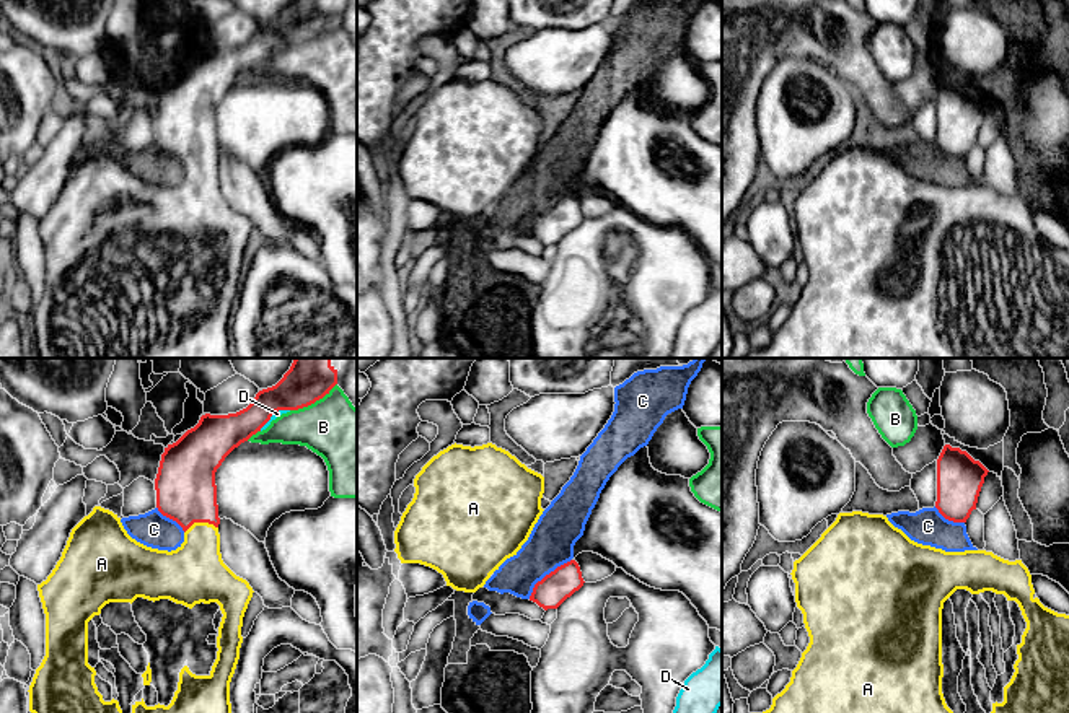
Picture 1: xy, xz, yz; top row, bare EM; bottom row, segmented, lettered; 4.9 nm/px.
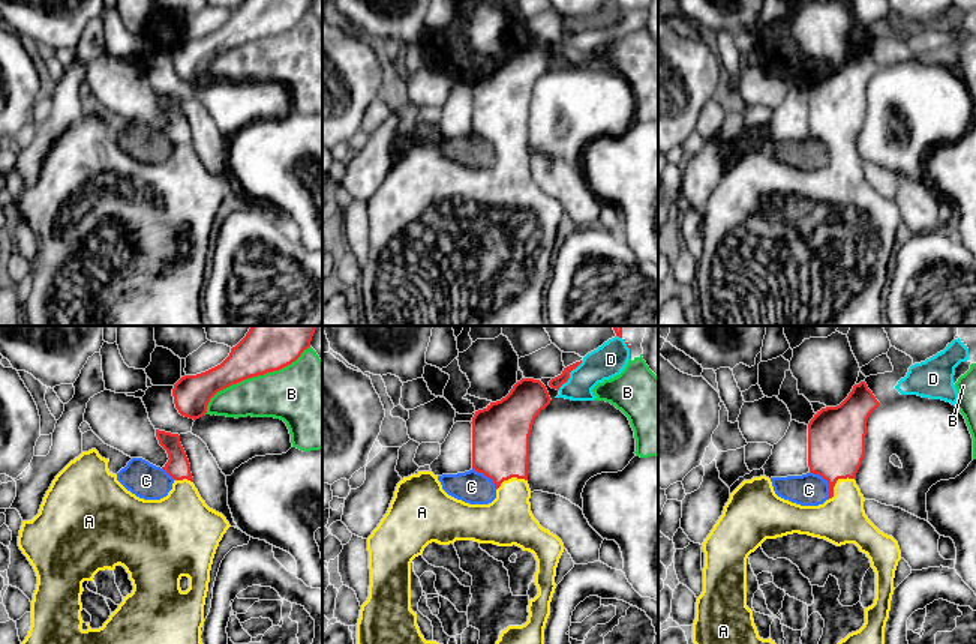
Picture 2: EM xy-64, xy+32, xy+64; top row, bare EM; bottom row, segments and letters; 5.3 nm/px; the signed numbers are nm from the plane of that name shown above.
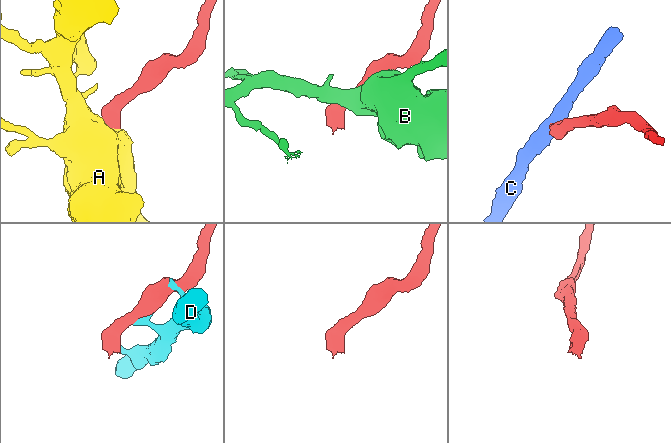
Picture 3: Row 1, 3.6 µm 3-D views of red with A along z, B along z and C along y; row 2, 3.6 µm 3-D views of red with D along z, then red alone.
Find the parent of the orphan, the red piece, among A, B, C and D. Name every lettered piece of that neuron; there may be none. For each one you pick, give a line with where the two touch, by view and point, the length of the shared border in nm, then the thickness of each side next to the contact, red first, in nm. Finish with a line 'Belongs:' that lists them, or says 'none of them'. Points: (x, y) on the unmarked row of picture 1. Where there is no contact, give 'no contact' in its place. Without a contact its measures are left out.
A: meets red in xy at (201, 157); contact 170 nm long; 300 nm thick on the red side, 280 nm on the other
Belongs: A

